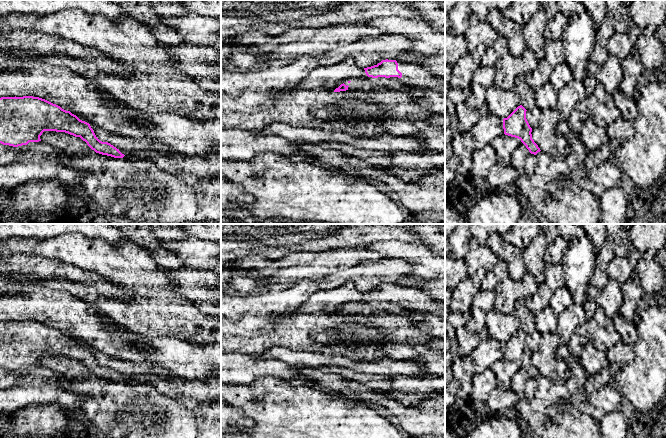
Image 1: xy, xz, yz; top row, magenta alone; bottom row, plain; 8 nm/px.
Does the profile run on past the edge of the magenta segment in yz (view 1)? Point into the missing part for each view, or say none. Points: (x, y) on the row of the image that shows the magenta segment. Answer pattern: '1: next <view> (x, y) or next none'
1: next none

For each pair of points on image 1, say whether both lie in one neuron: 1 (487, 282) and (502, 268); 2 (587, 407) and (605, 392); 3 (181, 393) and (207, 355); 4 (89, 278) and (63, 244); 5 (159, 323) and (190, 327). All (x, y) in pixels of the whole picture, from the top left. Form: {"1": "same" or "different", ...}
{"1": "same", "2": "same", "3": "different", "4": "different", "5": "same"}

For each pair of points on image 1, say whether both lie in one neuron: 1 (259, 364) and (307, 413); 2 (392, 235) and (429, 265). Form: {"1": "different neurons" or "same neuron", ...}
{"1": "different neurons", "2": "different neurons"}

